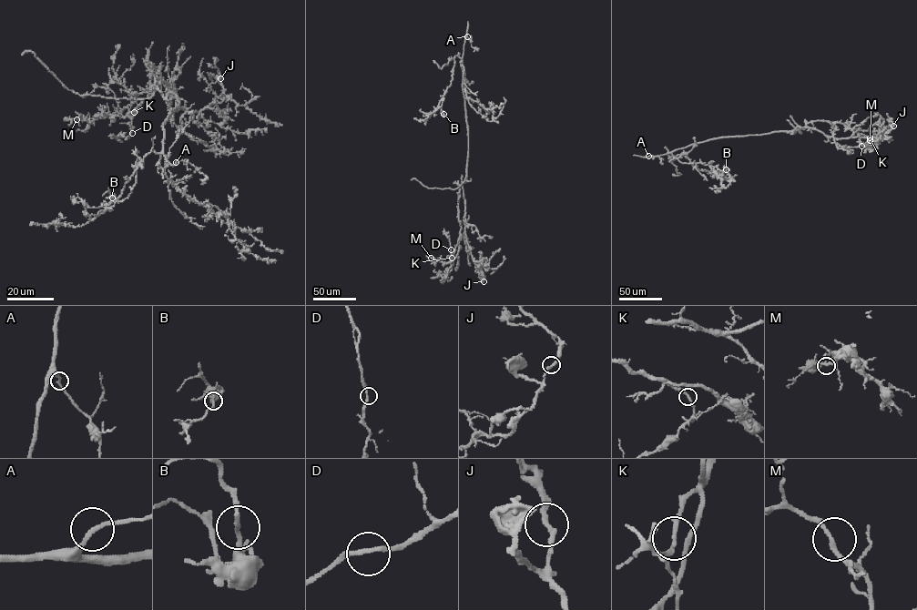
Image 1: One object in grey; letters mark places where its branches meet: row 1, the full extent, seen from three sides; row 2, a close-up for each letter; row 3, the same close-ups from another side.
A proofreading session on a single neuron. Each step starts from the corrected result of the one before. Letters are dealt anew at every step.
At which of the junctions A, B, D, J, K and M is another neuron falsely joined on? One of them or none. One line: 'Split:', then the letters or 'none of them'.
Split: none of them

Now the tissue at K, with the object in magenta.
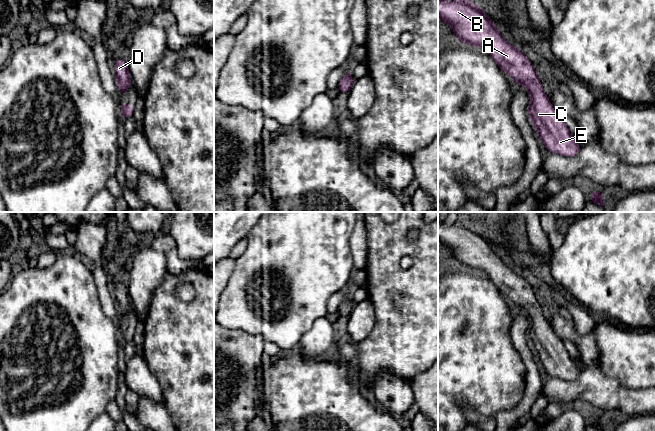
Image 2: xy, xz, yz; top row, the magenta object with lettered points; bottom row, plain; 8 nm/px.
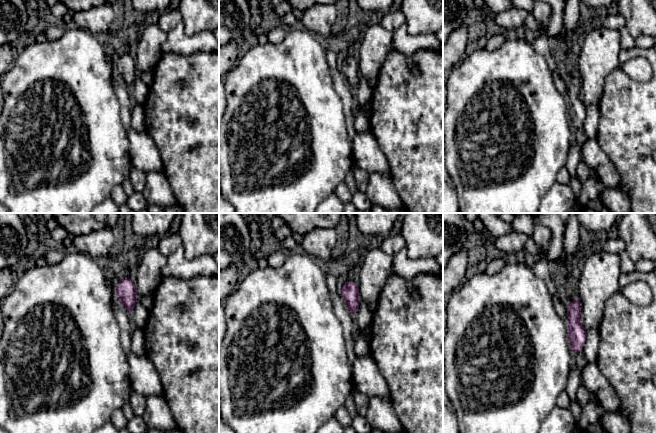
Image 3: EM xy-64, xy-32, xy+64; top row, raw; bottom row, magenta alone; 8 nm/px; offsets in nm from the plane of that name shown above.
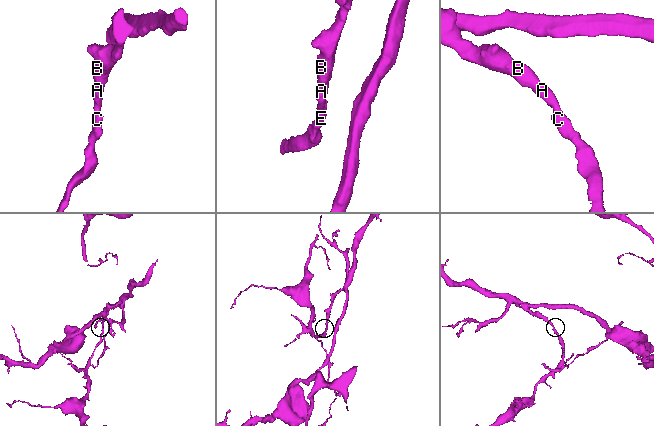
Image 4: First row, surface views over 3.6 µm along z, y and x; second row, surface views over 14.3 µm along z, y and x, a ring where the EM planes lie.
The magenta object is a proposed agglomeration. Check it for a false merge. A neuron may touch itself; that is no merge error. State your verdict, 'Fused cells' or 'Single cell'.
Single cell

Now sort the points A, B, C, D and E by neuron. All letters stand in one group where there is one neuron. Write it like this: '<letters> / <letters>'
A B C D E

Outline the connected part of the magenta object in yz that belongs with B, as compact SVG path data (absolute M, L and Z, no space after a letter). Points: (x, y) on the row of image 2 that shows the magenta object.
M438 0L438 18L452 28L458 41L485 49L502 71L509 74L517 85L523 85L528 90L530 95L528 115L548 151L567 157L573 157L579 153L581 148L571 135L563 116L555 110L544 93L543 86L530 60L520 52L518 46L512 46L505 41L497 26L479 6L469 0L454 0L451 2Z

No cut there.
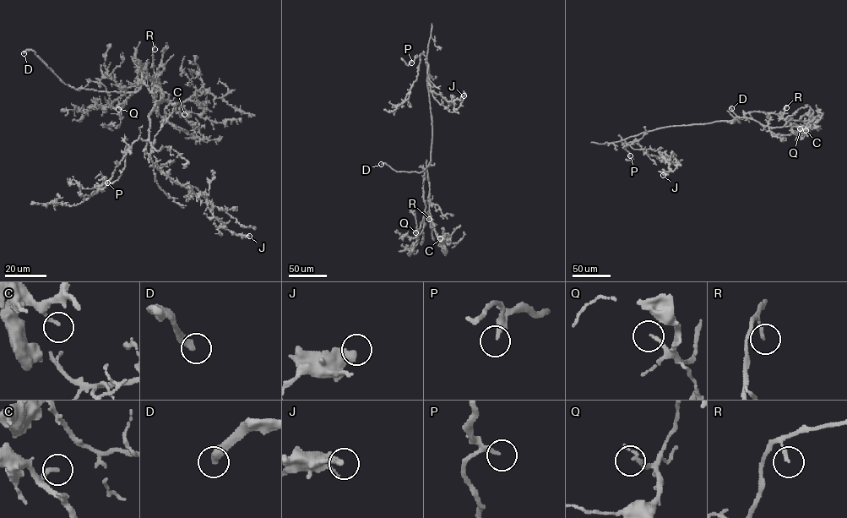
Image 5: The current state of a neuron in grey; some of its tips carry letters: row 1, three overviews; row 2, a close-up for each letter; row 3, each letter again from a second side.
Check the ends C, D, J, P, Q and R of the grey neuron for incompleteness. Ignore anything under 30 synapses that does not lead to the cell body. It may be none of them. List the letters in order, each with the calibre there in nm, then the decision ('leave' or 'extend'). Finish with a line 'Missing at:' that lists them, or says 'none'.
C: 170 nm | leave
D: 360 nm | extend
J: 380 nm | leave
P: 140 nm | extend
Q: 160 nm | leave
R: 150 nm | leave
Missing at: D, P

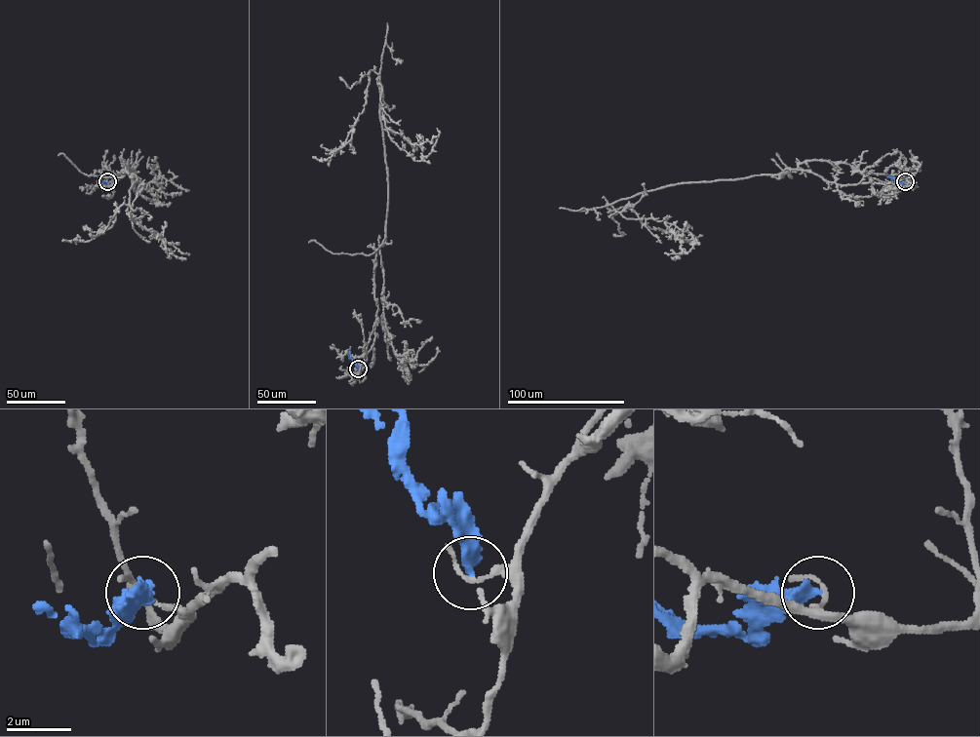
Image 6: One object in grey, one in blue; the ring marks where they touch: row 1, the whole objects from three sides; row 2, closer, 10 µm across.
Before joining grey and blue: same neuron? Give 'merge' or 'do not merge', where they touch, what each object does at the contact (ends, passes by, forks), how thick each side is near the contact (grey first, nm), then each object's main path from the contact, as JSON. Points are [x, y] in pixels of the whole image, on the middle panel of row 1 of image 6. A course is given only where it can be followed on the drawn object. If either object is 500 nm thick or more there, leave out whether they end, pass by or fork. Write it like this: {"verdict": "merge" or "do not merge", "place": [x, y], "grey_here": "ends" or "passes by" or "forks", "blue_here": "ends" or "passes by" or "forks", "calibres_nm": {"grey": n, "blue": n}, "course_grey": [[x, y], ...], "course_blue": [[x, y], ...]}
{"verdict": "do not merge", "place": [358, 368], "grey_here": "passes by", "blue_here": "ends", "calibres_nm": {"grey": 110, "blue": 440}, "course_grey": [[358, 368], [374, 337], [374, 264], [387, 210], [379, 74], [385, 126], [400, 149], [420, 161], [437, 128]], "course_blue": [[358, 368], [349, 350]]}

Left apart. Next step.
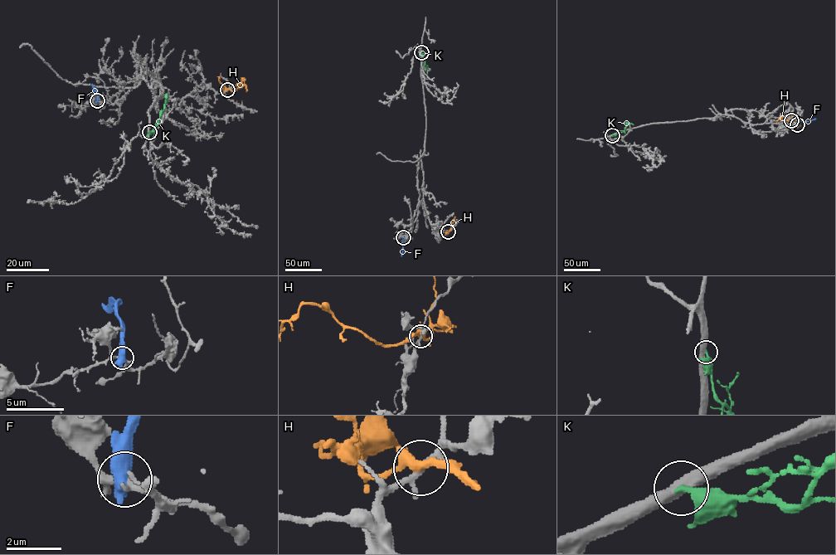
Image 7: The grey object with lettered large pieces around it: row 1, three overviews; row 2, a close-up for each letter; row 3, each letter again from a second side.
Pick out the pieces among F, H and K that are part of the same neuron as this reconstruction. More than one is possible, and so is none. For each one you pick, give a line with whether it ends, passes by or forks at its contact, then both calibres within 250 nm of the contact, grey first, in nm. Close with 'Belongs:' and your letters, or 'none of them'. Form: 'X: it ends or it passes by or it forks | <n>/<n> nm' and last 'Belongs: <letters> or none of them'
Belongs: none of them

